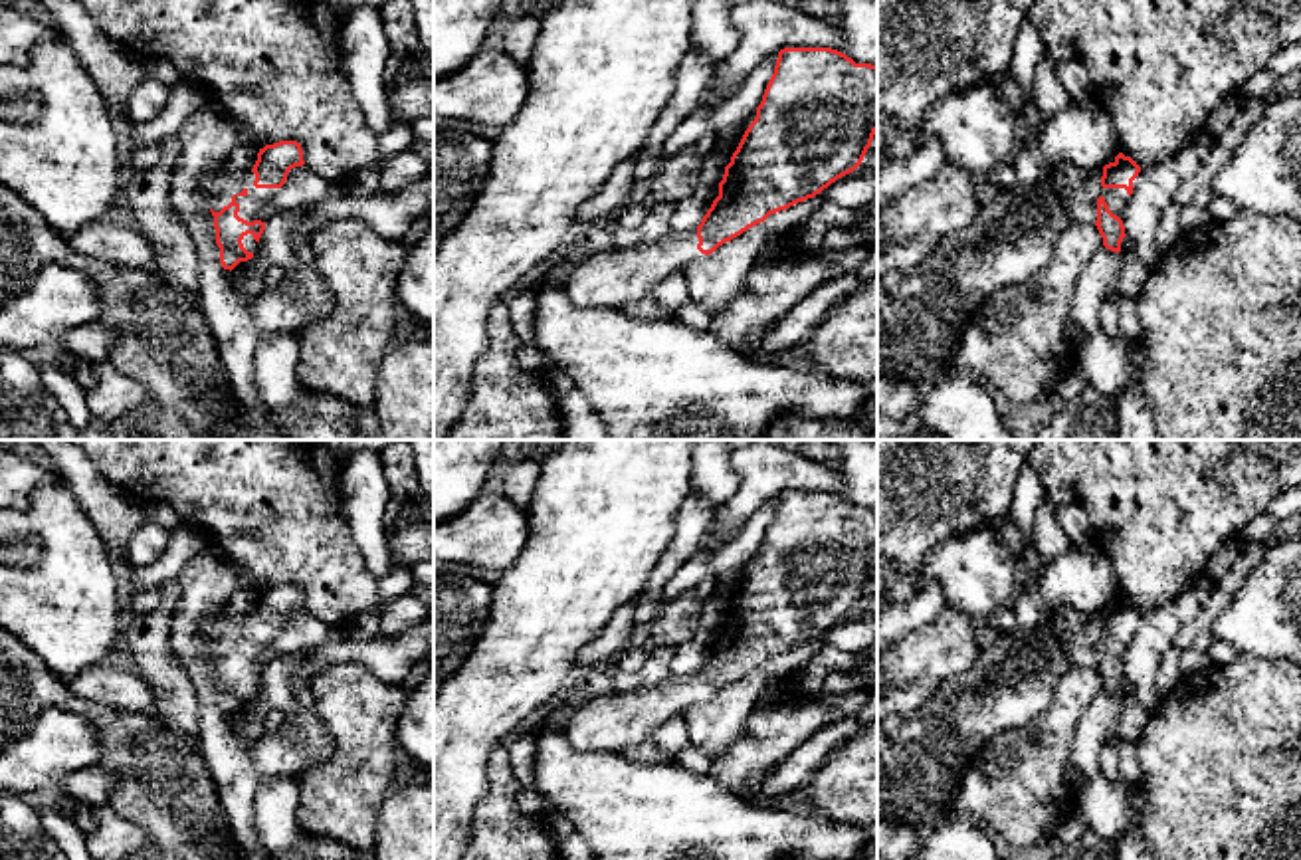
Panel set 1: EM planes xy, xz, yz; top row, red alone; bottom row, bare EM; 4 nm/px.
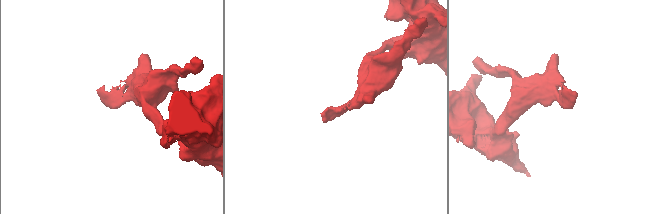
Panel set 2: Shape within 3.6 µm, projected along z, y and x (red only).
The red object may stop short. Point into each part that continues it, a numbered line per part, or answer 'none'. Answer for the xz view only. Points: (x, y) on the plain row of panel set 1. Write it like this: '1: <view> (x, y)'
1: xz (606, 724)

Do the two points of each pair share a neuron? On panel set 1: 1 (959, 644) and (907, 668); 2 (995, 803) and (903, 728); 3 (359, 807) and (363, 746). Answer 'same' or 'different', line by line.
1: same
2: different
3: same

